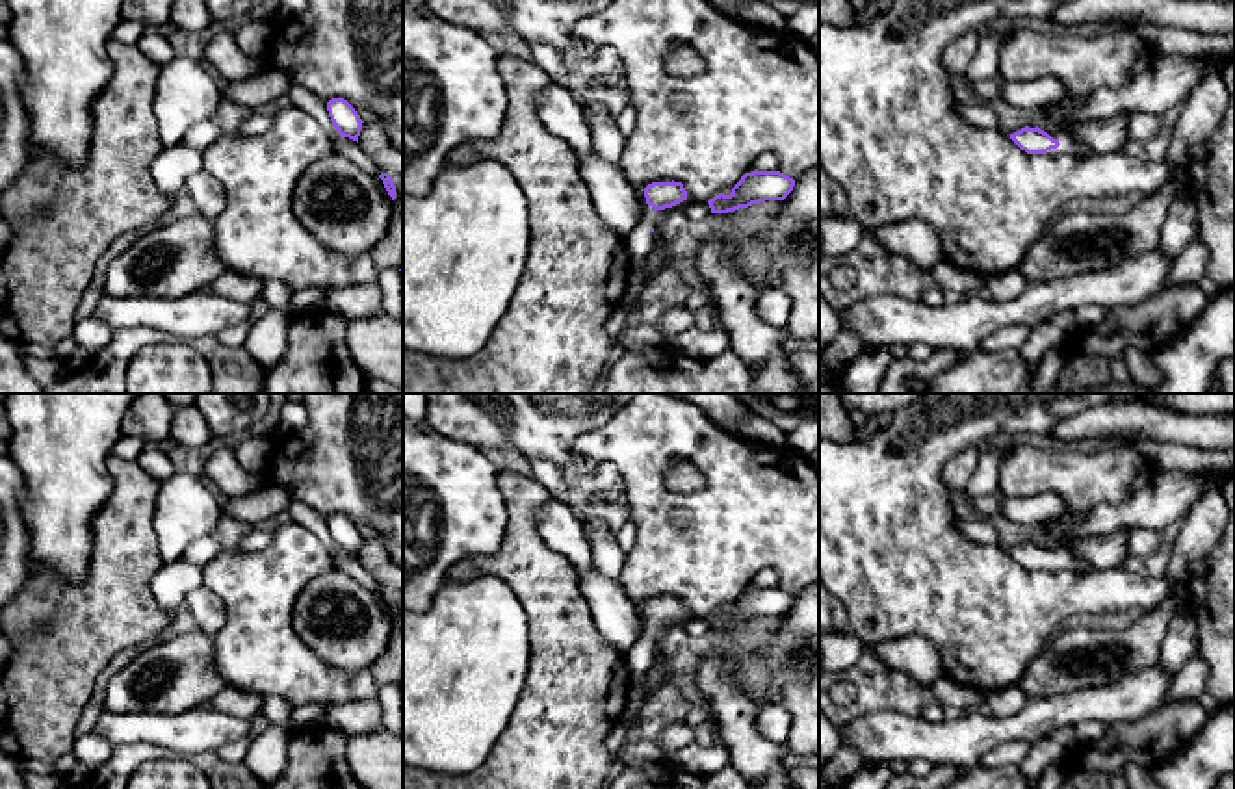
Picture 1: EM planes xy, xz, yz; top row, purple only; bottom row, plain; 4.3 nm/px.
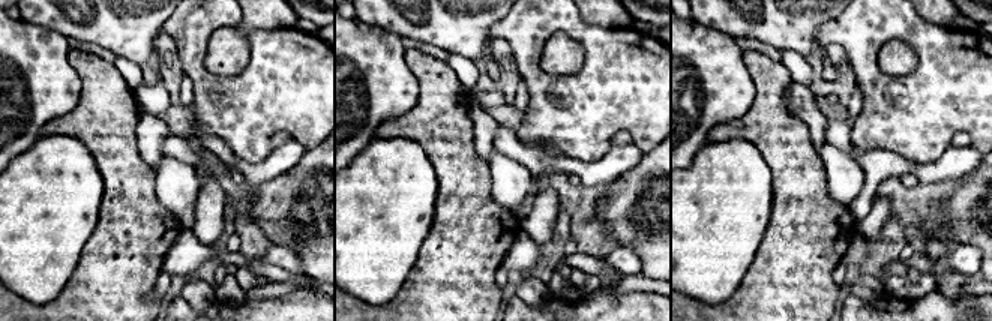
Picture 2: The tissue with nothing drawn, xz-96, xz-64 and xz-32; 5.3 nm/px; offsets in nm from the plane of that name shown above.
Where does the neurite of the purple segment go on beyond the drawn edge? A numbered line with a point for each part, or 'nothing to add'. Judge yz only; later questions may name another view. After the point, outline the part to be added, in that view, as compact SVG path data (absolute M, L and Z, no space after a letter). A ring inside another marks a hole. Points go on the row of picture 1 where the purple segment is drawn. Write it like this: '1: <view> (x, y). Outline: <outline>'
1: yz (1078, 147). Outline: M1060 132L1060 134L1049 134L1053 139L1057 139L1060 145L1057 149L1047 150L1049 154L1075 154L1075 156L1092 156L1094 150L1075 139L1073 136Z

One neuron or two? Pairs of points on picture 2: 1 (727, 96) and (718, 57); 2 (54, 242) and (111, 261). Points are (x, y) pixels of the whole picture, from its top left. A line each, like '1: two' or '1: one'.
1: one
2: two

